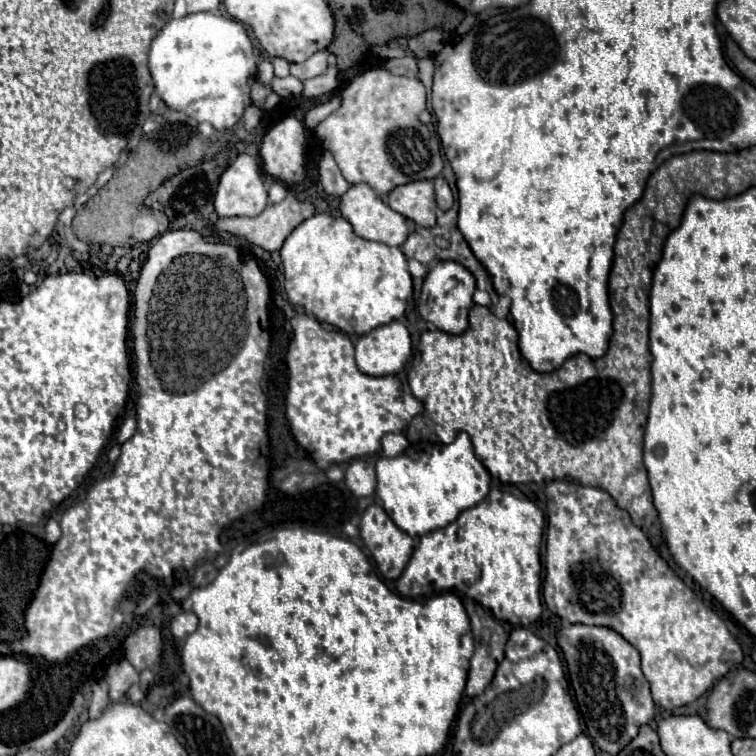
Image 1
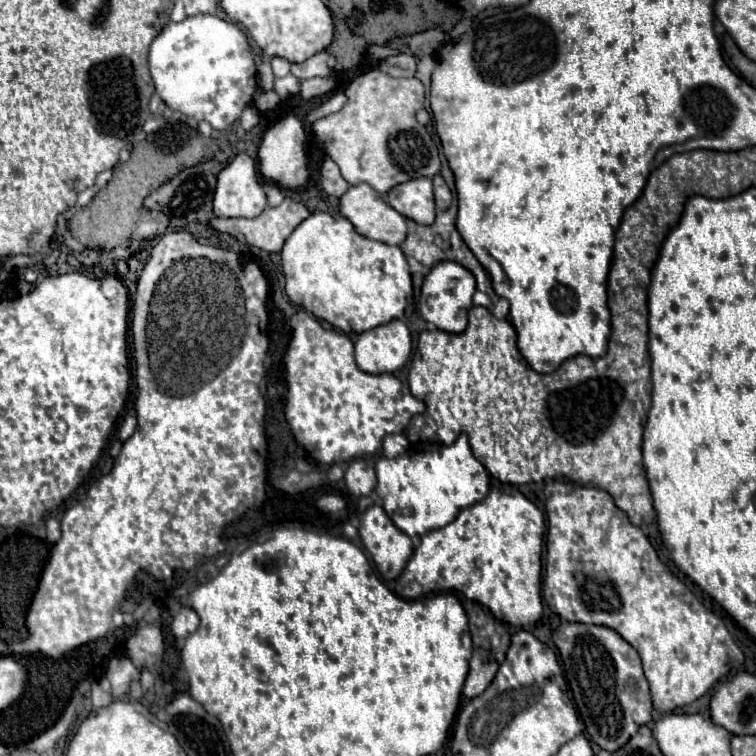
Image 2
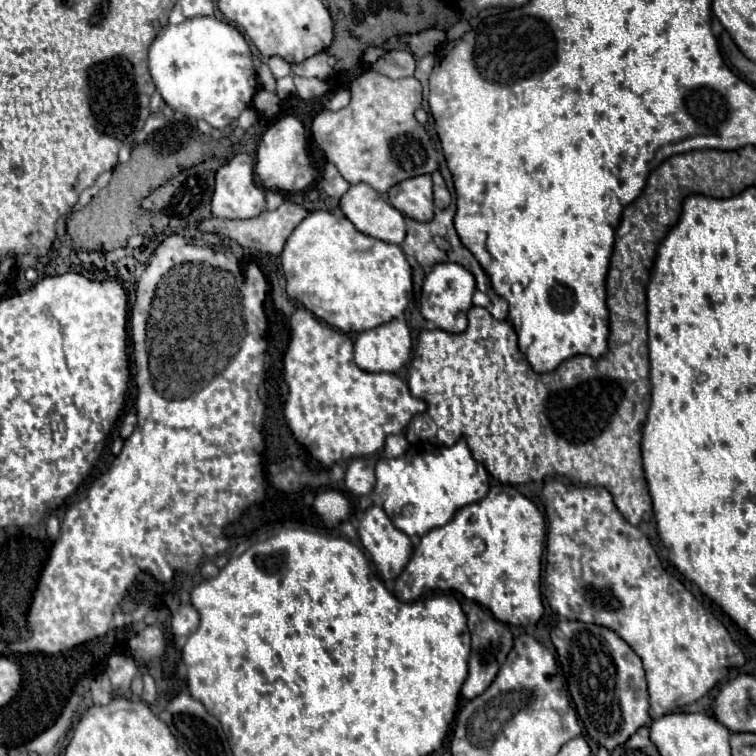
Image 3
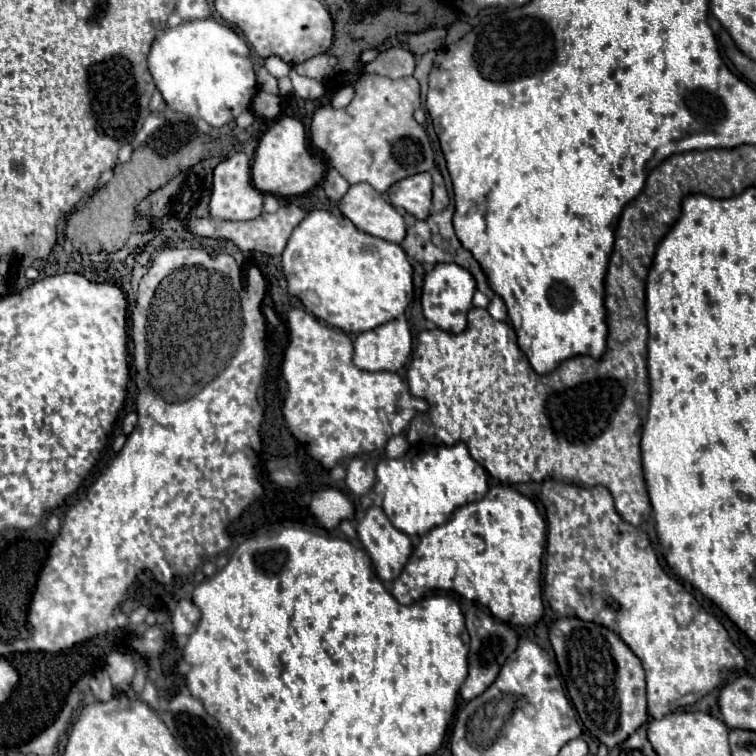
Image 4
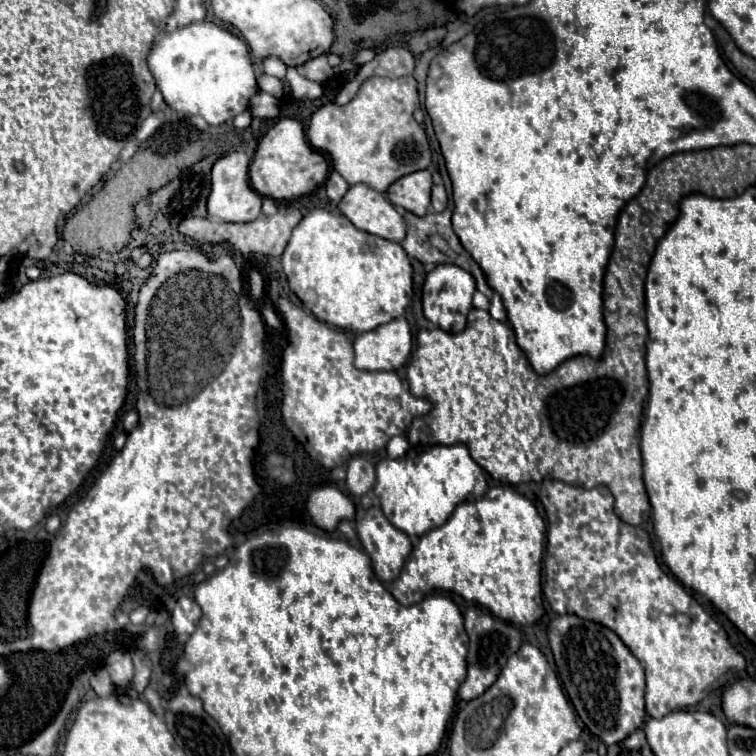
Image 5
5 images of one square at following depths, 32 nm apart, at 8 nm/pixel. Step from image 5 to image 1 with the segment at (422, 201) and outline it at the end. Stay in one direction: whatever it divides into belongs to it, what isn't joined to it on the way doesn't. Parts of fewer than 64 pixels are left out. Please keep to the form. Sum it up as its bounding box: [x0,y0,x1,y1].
[388,180,436,226]

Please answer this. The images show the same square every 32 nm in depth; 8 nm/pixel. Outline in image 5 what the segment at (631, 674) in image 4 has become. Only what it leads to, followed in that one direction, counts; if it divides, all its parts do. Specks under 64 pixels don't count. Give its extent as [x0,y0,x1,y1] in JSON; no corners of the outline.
[548,614,646,746]

